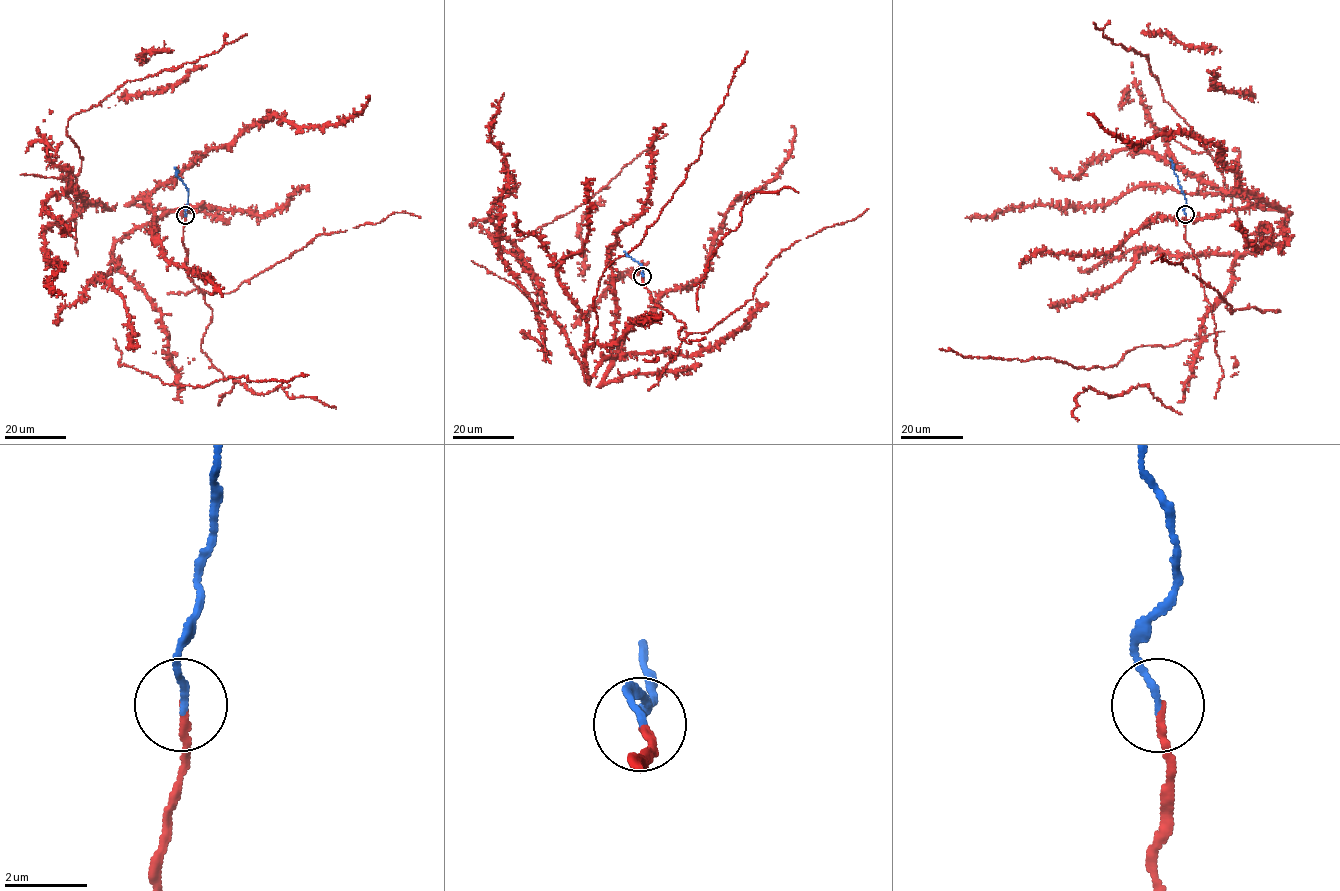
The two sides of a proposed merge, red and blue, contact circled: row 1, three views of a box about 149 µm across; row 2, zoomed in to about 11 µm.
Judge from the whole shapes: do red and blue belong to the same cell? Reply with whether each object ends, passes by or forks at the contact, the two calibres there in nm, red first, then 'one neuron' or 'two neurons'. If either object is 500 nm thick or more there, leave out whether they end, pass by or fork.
red ends | blue ends | 160/150 nm | one neuron

